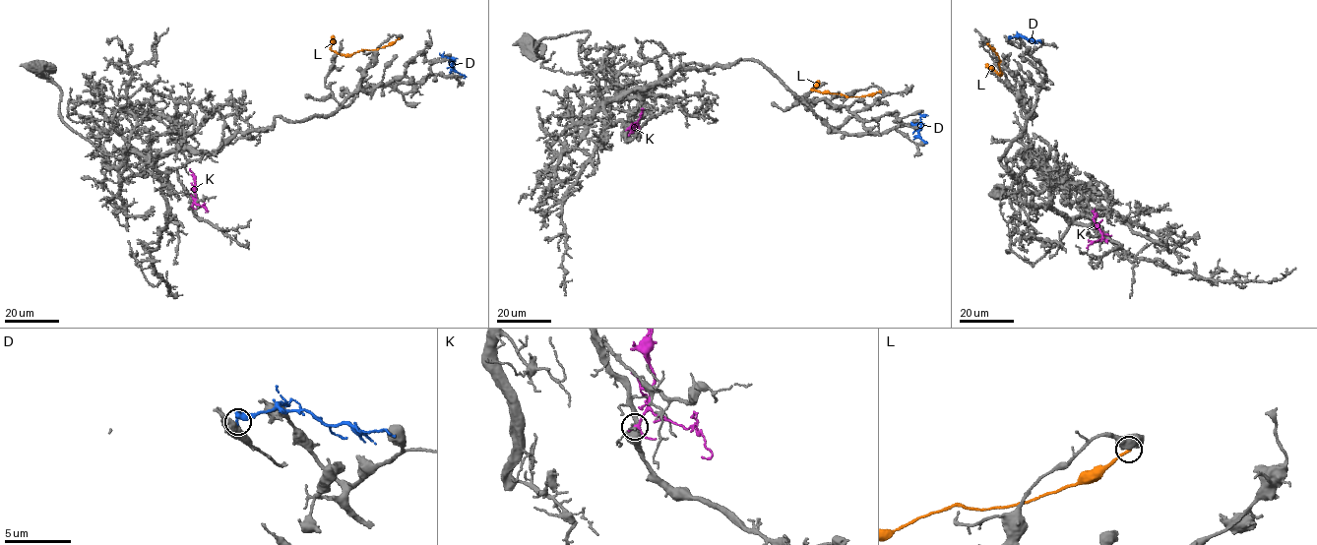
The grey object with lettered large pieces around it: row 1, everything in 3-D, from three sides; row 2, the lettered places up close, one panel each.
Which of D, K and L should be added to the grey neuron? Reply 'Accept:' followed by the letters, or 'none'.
Accept: none

